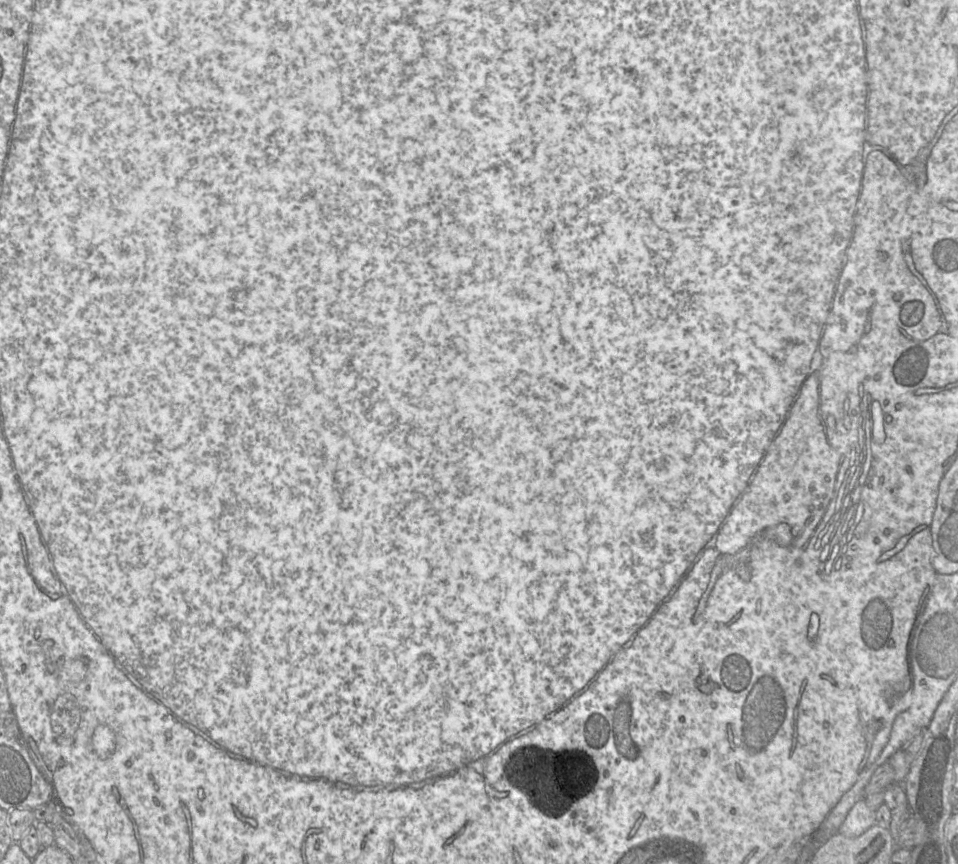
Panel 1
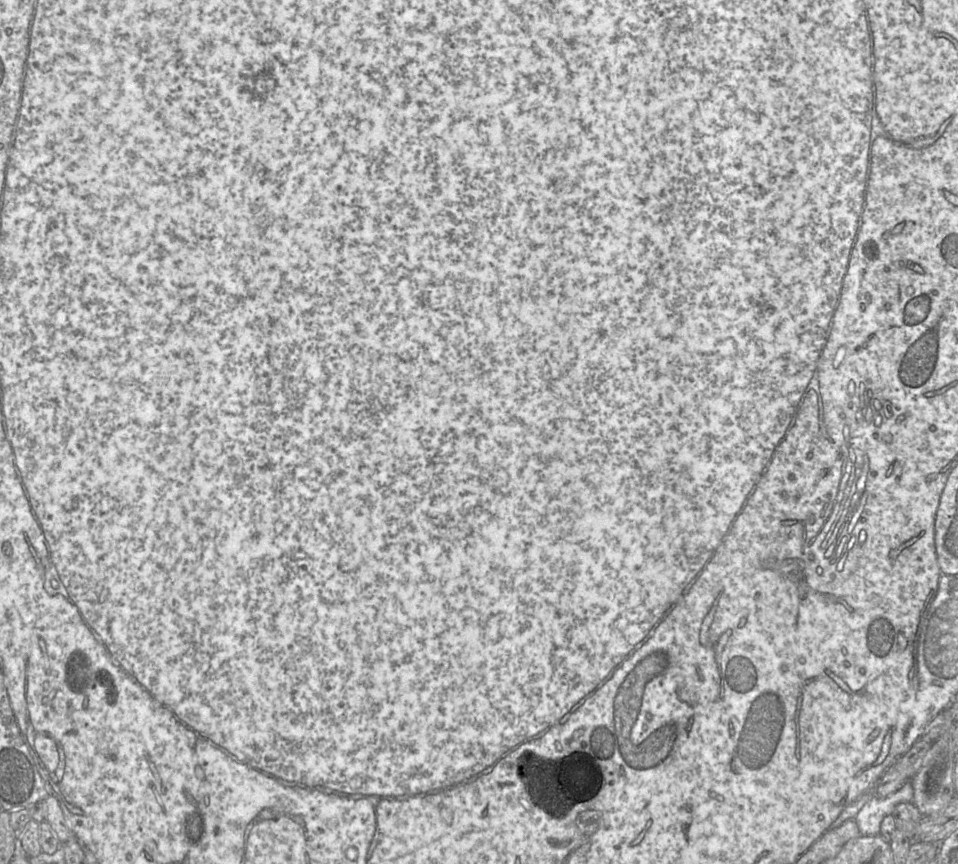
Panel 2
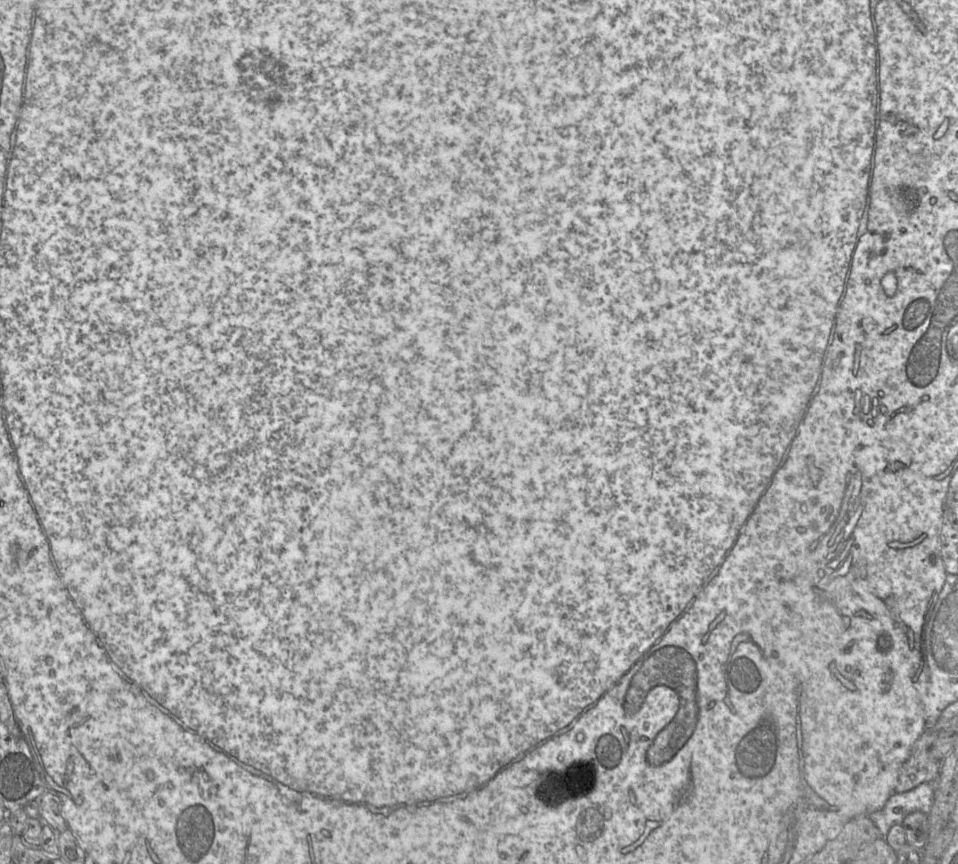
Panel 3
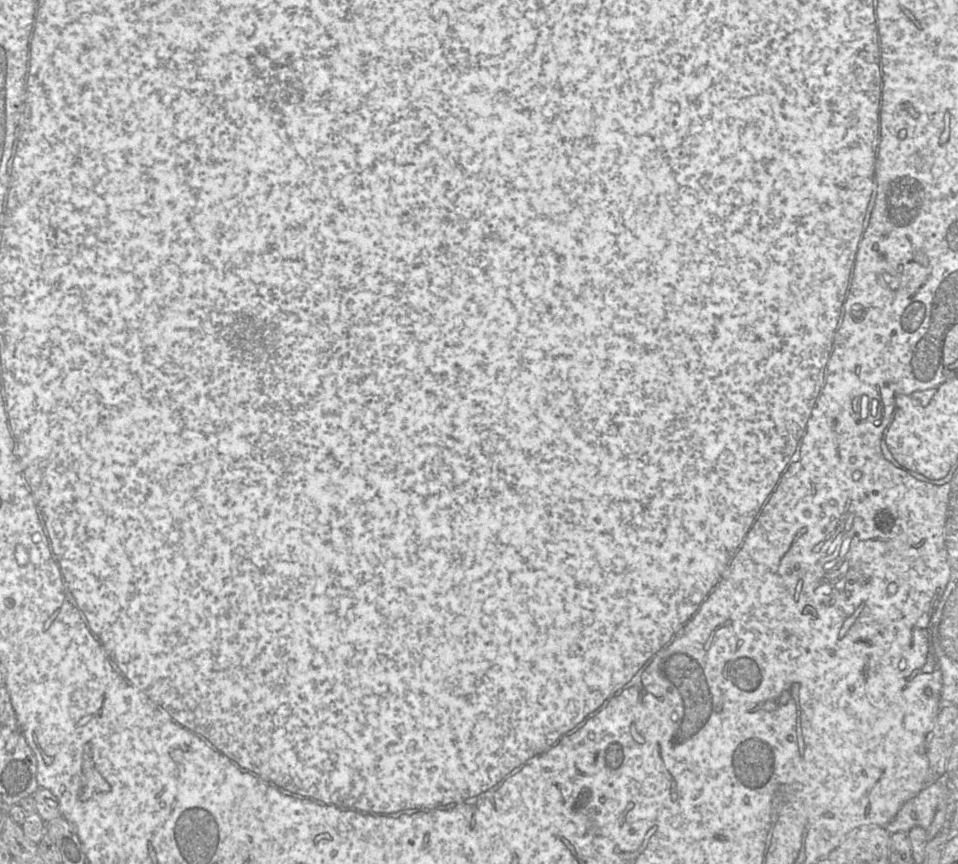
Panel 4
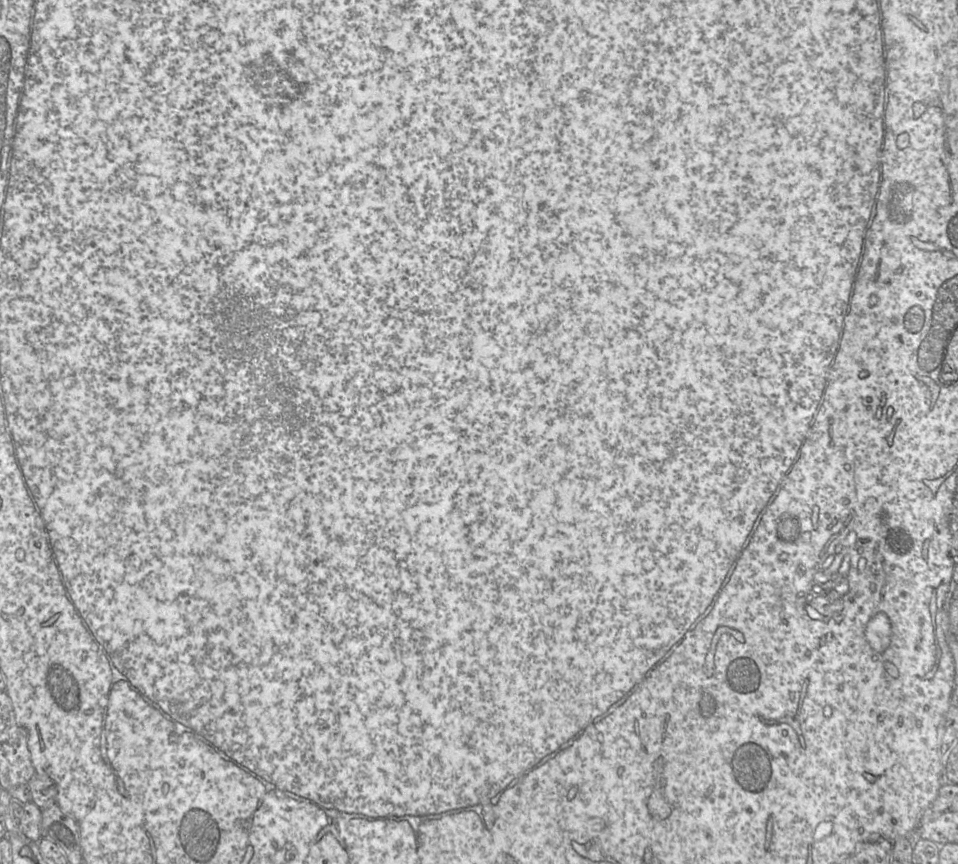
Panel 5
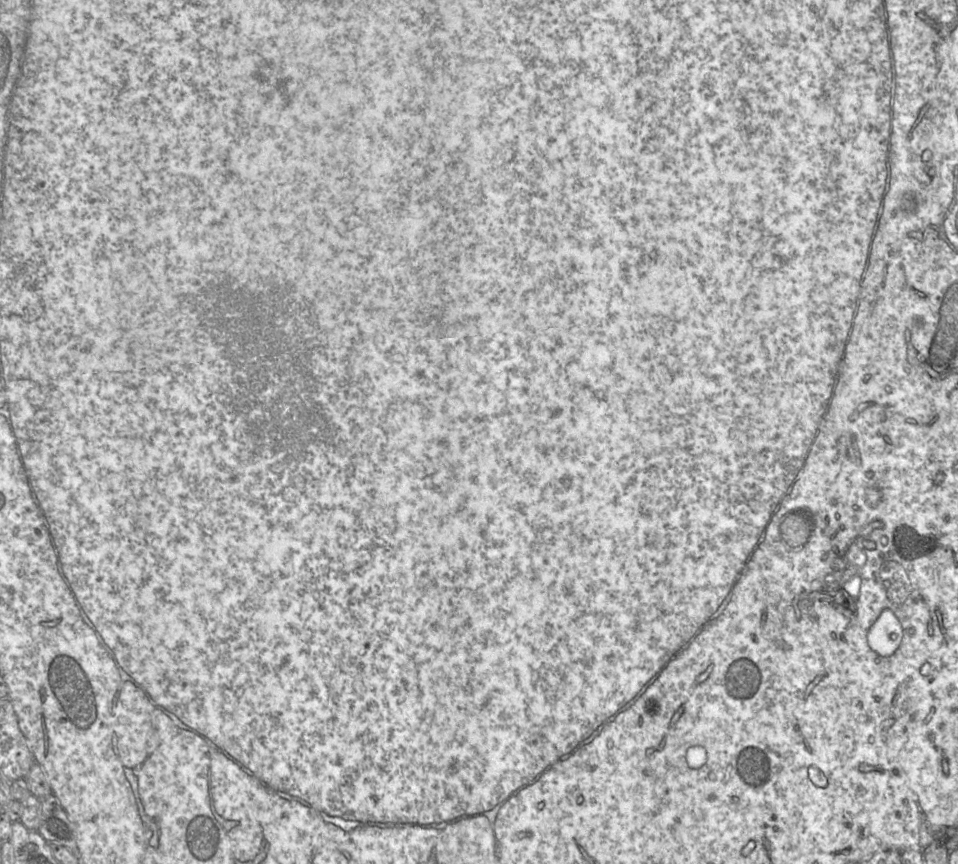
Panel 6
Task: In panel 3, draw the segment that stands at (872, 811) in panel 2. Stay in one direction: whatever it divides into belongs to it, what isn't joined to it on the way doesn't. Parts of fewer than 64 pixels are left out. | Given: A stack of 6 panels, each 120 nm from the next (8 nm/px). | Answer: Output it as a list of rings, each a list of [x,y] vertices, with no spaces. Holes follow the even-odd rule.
[[[924,782],[911,790],[894,793],[882,809],[870,814],[869,818],[885,837],[893,825],[902,824],[910,813],[919,811],[928,816],[933,805],[934,791],[934,782]]]

